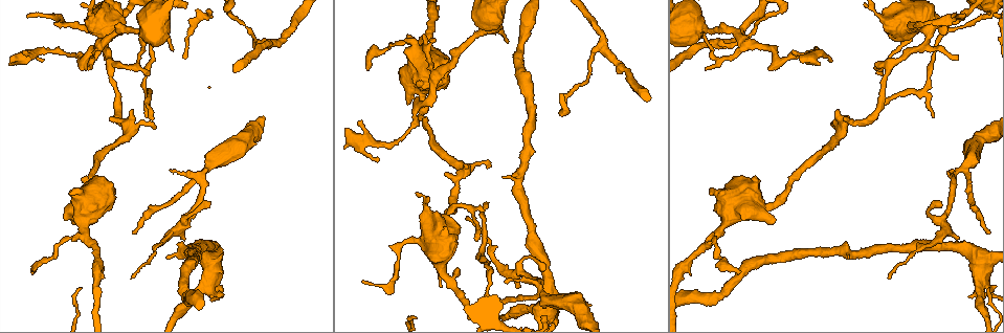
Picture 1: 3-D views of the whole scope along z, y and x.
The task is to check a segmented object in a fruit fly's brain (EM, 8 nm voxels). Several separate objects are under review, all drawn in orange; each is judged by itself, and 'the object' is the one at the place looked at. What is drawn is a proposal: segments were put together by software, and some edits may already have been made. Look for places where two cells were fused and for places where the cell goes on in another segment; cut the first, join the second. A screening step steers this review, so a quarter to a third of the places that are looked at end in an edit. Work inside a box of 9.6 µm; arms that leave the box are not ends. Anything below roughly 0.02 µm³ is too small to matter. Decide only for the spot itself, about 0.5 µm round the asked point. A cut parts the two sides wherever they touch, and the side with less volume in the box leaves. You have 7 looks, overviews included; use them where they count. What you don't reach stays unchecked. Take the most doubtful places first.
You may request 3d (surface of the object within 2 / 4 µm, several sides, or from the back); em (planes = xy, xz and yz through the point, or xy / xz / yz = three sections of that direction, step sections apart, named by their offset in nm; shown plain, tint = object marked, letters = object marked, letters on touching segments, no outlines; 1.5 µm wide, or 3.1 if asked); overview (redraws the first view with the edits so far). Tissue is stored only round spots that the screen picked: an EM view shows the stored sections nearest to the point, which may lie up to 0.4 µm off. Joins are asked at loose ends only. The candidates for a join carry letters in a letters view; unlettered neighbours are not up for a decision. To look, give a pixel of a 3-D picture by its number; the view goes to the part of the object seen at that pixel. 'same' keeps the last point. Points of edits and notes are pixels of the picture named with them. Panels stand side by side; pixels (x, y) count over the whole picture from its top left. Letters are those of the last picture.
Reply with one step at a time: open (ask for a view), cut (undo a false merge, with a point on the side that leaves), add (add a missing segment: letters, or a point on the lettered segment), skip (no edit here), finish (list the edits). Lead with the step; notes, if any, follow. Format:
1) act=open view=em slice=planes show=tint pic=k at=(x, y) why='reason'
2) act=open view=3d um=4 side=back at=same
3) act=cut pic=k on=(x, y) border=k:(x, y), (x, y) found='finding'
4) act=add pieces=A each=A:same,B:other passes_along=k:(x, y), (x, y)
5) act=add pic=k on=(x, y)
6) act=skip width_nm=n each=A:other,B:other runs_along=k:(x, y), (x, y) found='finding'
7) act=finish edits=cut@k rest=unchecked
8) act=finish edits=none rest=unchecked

act=open view=3d um=2 pic=1 at=(172, 172) why='thin end'

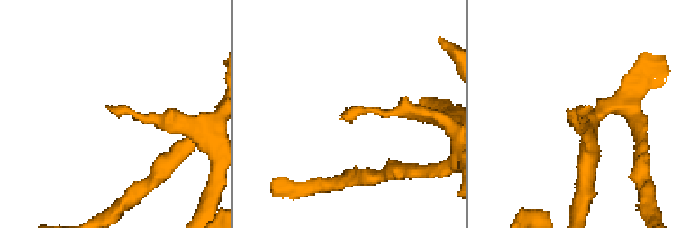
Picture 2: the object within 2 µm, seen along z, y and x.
act=open view=em slice=yz step=4 show=letters pic=2 at=(588, 106)

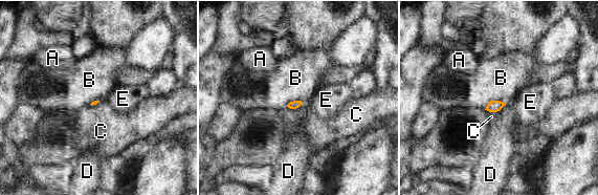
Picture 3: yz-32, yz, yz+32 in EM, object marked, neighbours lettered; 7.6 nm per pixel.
act=skip each=A:other,B:other,C:other,D:other,E:other border=3:(505, 103), (490, 101), (484, 109) found='none of them fits'

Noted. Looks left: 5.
act=open view=em slice=yz step=4 show=letters pic=1 at=(445, 213) why='three arms meet'

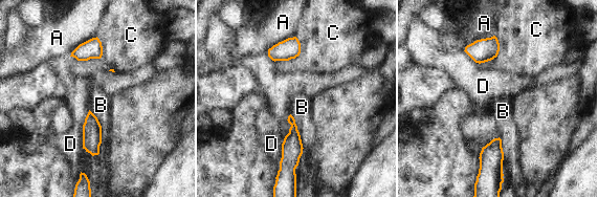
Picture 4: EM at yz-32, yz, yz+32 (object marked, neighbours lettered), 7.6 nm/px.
act=open view=em slice=planes show=letters at=same why='cut it another way'

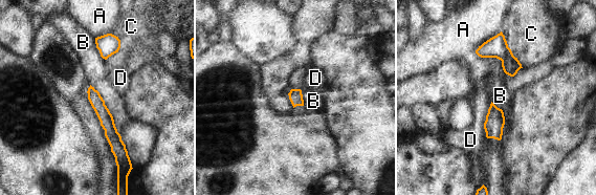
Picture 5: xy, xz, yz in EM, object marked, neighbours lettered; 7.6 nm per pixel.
act=skip each=A:other,B:other,C:other,D:other found='continuous, no second cell'

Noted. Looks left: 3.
act=open view=em slice=xy step=4 show=letters pic=1 at=(488, 204) why='thin end'

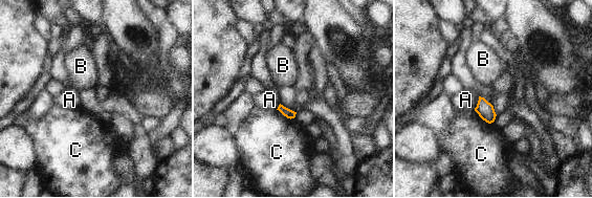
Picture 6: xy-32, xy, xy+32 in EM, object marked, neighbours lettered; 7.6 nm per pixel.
act=open view=em slice=planes show=letters at=same

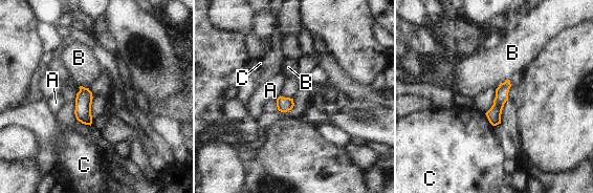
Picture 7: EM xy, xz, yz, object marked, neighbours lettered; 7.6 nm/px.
act=skip width_nm=100 each=A:other,B:other,C:other runs_along=7:(507, 83), (501, 92), (493, 122) found='none of them fits'

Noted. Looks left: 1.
act=finish edits=none rest=unchecked

